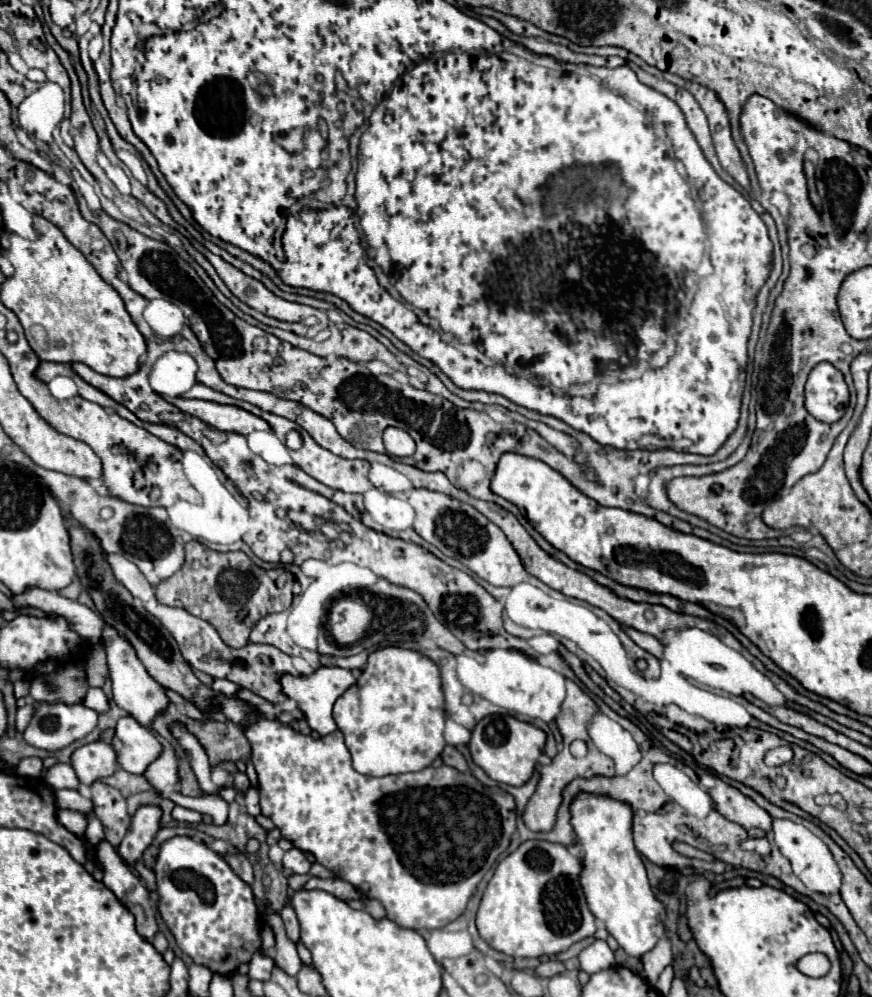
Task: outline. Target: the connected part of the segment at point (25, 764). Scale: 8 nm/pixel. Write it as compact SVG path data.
M24 758L16 766L16 772L20 776L30 776L30 778L38 778L40 776L40 770L42 770L42 760L40 758Z

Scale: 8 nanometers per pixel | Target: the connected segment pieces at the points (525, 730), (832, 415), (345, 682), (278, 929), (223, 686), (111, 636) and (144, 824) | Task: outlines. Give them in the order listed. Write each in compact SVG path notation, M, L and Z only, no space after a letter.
M486 716L472 728L468 750L474 764L480 766L492 780L510 786L522 786L532 776L544 742L546 734L530 722L522 722L514 716Z
M820 362L806 382L806 408L820 422L836 422L848 404L848 386L838 368Z
M320 666L318 670L314 670L312 674L304 676L292 676L292 674L284 674L280 676L280 684L282 684L282 692L290 698L290 700L296 700L298 704L298 710L304 714L308 726L312 730L316 730L320 736L326 736L330 732L336 730L336 722L332 718L332 706L336 702L336 698L346 690L350 688L352 684L356 682L356 678L352 676L350 670L346 668L338 668L338 666L332 666L332 668L326 668L326 666Z
M266 910L266 922L272 926L274 938L276 938L276 946L272 950L272 956L274 956L276 964L284 972L288 972L288 976L296 976L298 970L302 968L302 960L296 952L296 944L292 944L292 940L288 940L288 936L284 932L284 924L282 924L278 914L272 914L272 912Z
M214 680L214 682L212 682L212 690L220 692L220 694L224 694L224 696L234 696L238 688L240 688L240 686L236 686L236 684L230 682L230 680Z
M104 628L102 638L104 638L106 654L108 654L114 702L120 708L124 708L130 716L134 716L144 728L150 728L152 722L170 706L170 698L166 696L166 690L156 680L152 680L152 676L146 672L144 664L140 664L140 658L136 656L134 648L126 640L122 640L114 628Z
M142 806L138 808L138 812L132 818L132 824L124 836L124 840L120 842L120 848L116 848L118 856L126 862L126 864L136 864L138 860L142 860L144 850L152 844L154 834L158 832L158 824L160 824L160 808L156 806Z

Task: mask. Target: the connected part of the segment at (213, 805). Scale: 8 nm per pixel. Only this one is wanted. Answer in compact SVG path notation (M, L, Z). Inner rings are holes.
M170 792L170 794L160 794L160 796L172 800L176 806L190 808L200 814L210 814L216 824L224 824L228 818L228 802L222 800L218 794L204 794L200 798L188 798L178 792Z

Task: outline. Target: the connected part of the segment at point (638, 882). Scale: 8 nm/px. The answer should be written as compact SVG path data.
M580 792L570 804L570 824L576 842L582 846L580 886L588 900L590 912L606 924L606 930L626 950L626 954L642 958L664 936L666 908L652 892L646 866L636 852L632 838L634 812L612 796Z

